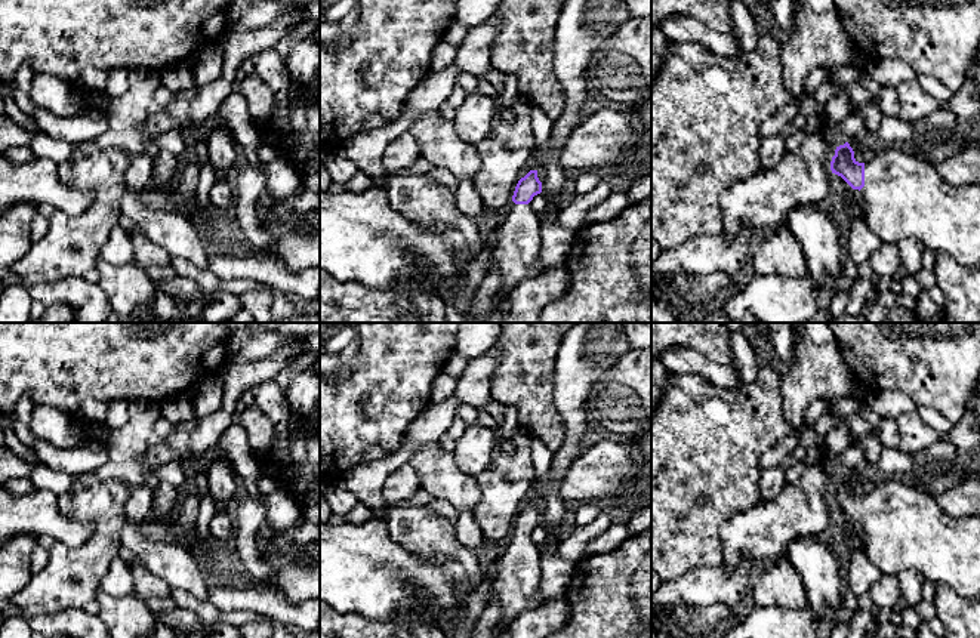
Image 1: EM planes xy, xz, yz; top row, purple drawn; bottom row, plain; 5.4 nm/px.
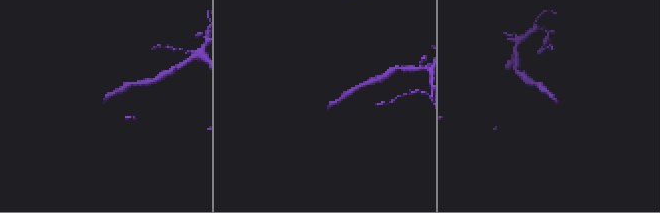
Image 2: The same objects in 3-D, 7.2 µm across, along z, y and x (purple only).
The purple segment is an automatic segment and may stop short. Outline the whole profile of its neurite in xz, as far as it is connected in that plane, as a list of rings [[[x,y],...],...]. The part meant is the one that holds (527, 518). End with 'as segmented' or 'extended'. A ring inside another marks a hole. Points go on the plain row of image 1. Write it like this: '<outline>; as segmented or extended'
[[[530,502],[515,518],[506,546],[493,558],[481,561],[481,580],[490,589],[487,604],[500,604],[502,638],[508,638],[505,628],[526,610],[542,605],[540,594],[540,549],[530,533],[542,524],[537,502]]]; extended

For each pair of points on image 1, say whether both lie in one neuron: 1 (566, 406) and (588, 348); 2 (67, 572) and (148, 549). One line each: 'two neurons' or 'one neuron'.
1: one neuron
2: two neurons

